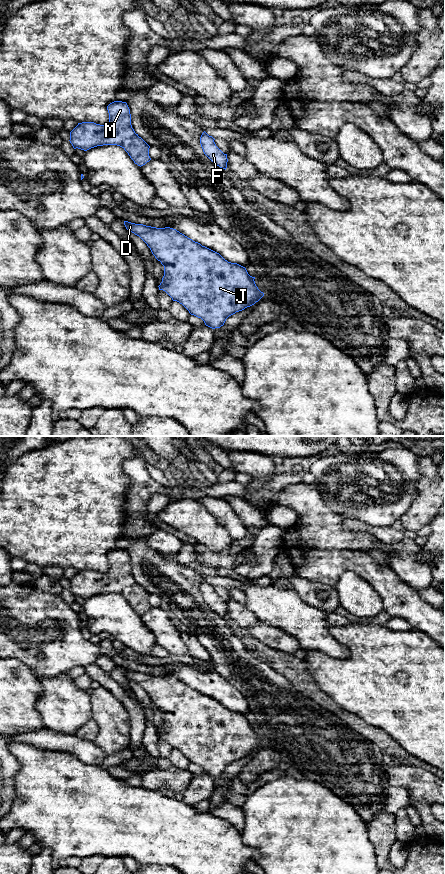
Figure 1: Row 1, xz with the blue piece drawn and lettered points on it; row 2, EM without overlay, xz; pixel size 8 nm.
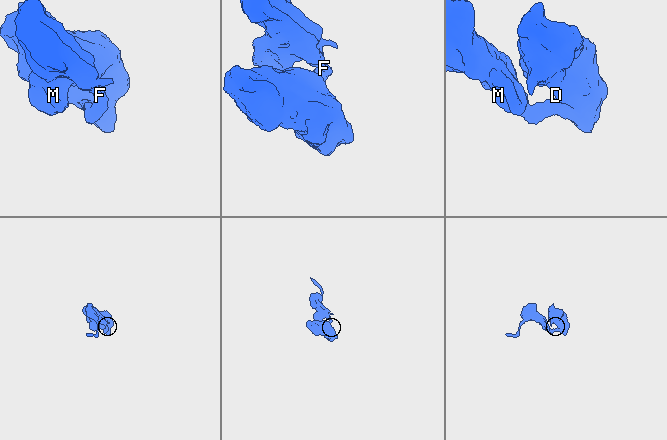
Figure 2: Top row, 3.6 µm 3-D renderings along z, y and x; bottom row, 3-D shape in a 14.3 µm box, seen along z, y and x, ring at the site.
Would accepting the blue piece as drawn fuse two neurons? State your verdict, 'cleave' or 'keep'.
keep

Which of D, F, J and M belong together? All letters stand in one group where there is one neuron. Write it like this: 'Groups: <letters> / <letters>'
Groups: D F J M

